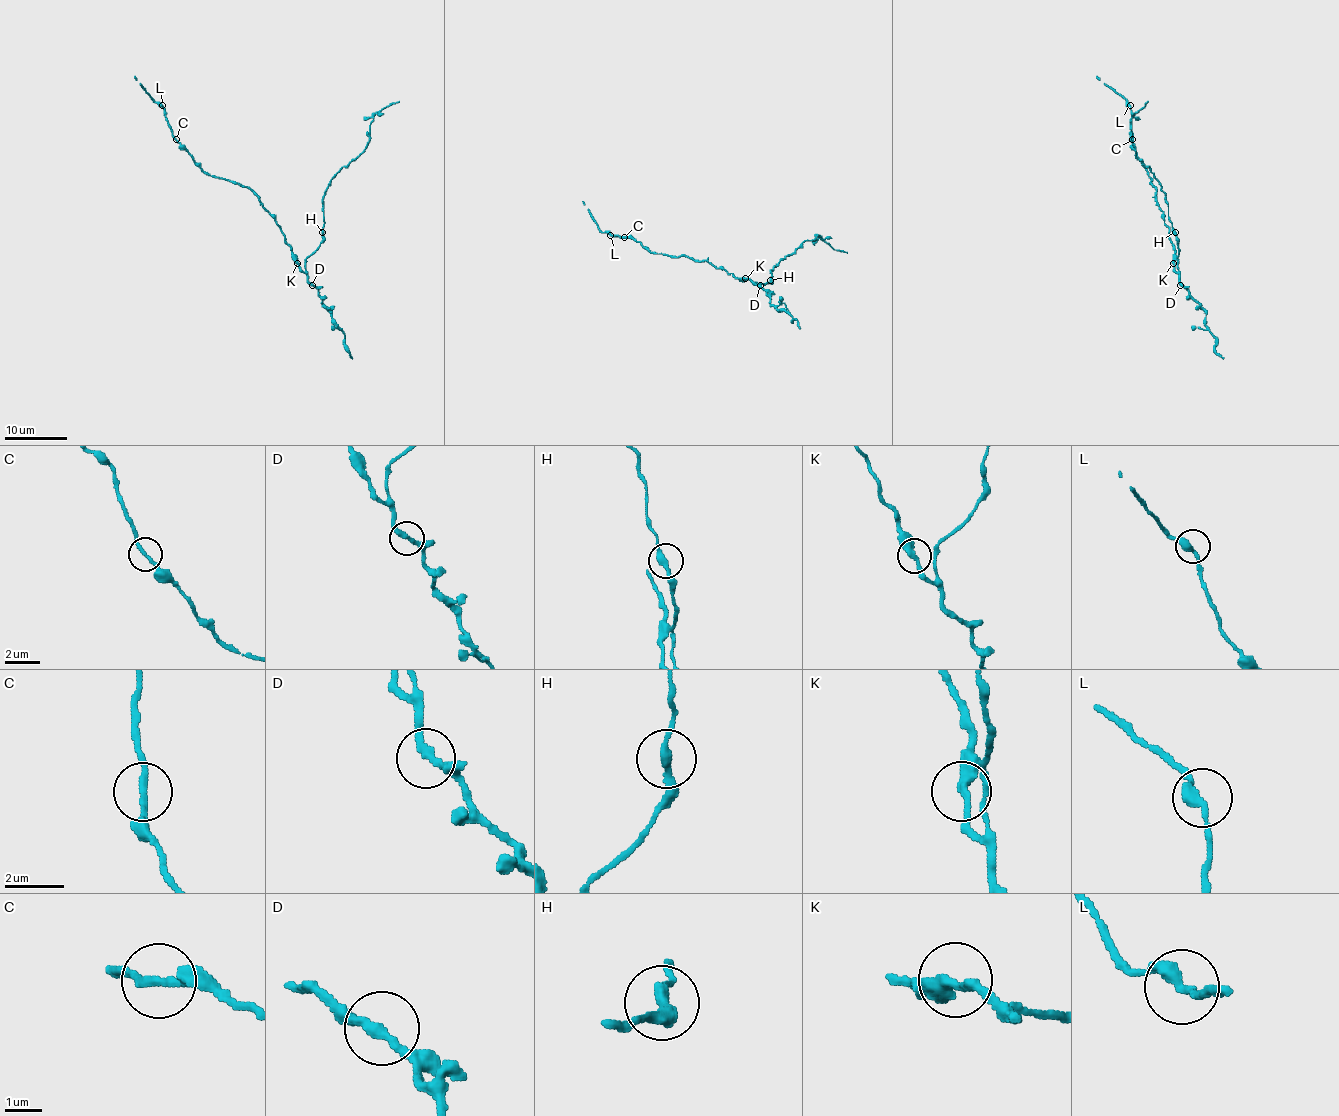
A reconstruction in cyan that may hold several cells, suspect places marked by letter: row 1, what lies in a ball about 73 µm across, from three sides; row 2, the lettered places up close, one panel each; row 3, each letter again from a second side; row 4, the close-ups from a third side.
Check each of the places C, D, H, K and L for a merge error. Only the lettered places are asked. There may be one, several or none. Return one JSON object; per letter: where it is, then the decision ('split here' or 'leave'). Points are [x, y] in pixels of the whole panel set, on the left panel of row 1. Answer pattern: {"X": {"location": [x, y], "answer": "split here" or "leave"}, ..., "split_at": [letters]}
{"C": {"location": [176, 139], "answer": "leave"}, "D": {"location": [312, 285], "answer": "leave"}, "H": {"location": [322, 232], "answer": "leave"}, "K": {"location": [297, 263], "answer": "leave"}, "L": {"location": [162, 105], "answer": "leave"}, "split_at": []}

